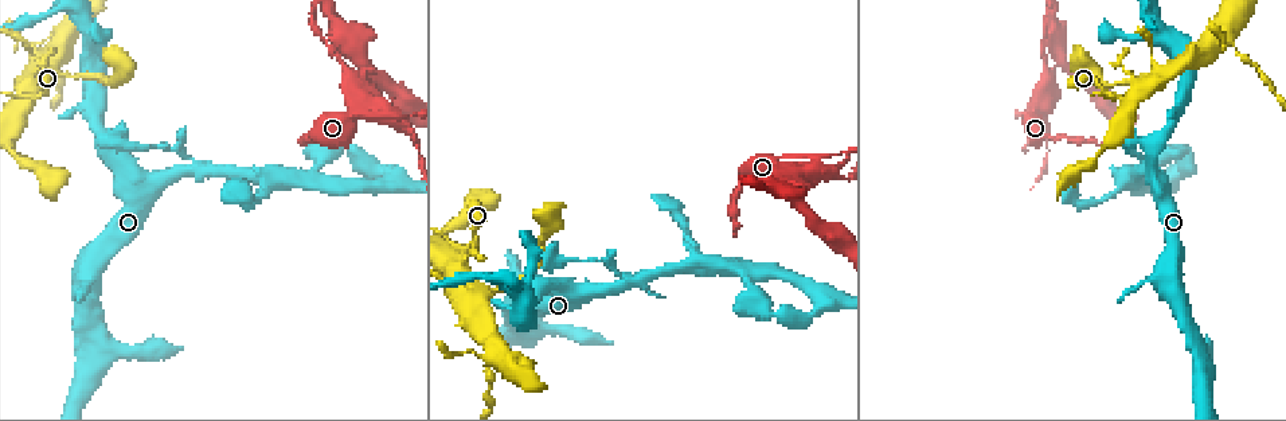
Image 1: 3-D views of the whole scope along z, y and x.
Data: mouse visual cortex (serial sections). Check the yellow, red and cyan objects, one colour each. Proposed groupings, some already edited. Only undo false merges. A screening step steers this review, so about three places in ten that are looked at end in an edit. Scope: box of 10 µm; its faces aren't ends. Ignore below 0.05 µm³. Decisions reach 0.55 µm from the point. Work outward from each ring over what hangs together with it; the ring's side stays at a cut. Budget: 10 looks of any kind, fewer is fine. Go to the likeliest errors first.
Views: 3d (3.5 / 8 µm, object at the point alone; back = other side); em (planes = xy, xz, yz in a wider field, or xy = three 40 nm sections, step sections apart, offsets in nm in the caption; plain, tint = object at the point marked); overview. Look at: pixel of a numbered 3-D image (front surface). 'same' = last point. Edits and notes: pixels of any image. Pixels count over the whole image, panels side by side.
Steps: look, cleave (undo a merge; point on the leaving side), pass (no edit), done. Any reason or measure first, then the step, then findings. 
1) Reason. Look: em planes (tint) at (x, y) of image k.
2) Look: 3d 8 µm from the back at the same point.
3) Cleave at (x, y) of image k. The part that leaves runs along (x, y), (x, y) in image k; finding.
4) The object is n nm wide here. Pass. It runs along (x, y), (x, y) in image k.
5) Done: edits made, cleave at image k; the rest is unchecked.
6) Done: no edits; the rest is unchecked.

Look: 3d 3.5 µm at (390, 116) of image 1.

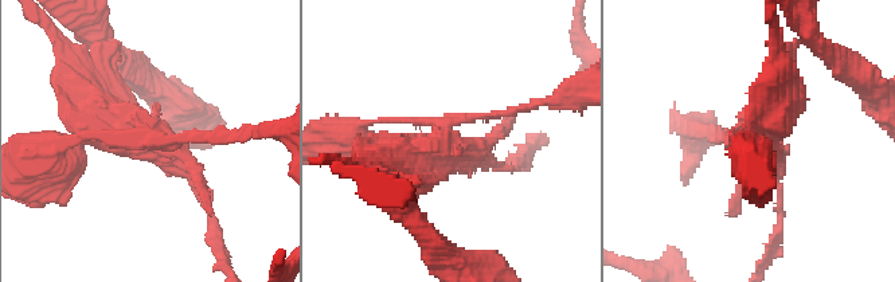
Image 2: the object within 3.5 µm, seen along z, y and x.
Now the EM. Look: em xy step 2 (tint) at (440, 154) of image 2.

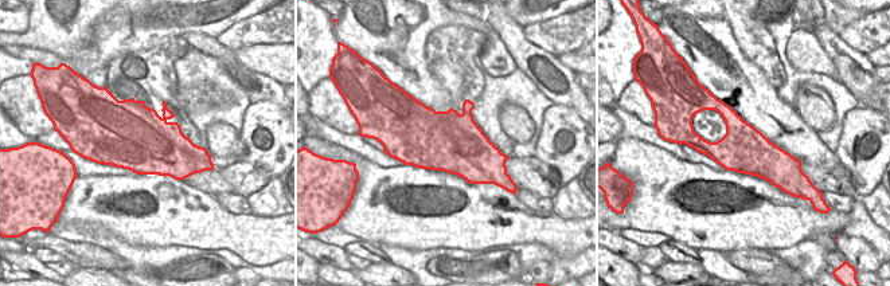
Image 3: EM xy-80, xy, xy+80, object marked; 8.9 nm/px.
Cleave at (413, 153) of image 2. The part that leaves runs along (375, 141), (379, 169), (347, 163) in image 2; a second cell is stuck on.

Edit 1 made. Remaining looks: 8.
Narrows sharply. Look: 3d 3.5 µm at (540, 286) of image 1.

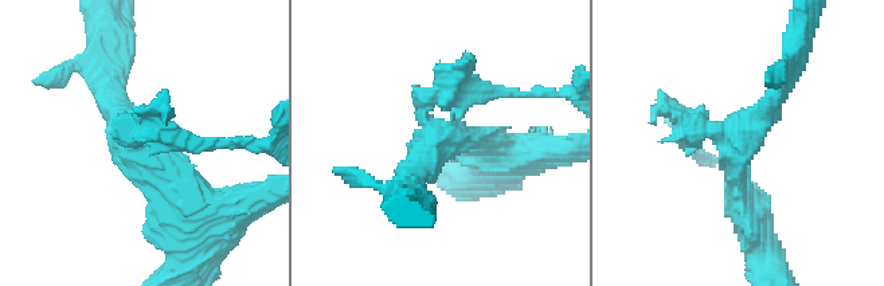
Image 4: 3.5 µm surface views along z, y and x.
Shape alone is not enough. Look: em xy step 2 (tint) at (740, 145) of image 4.

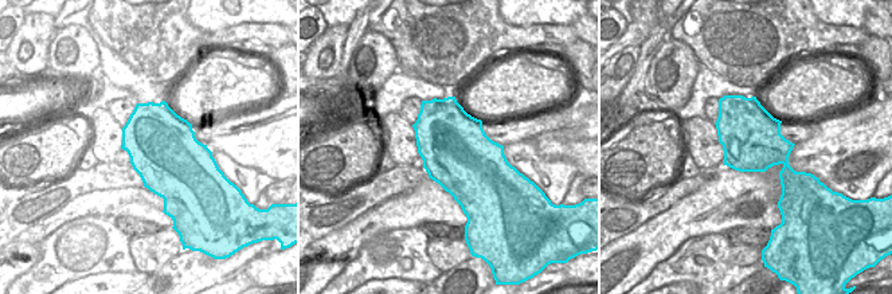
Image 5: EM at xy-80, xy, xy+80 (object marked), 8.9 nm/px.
Another direction. Look: em xy step 5 (tint) at the same point.

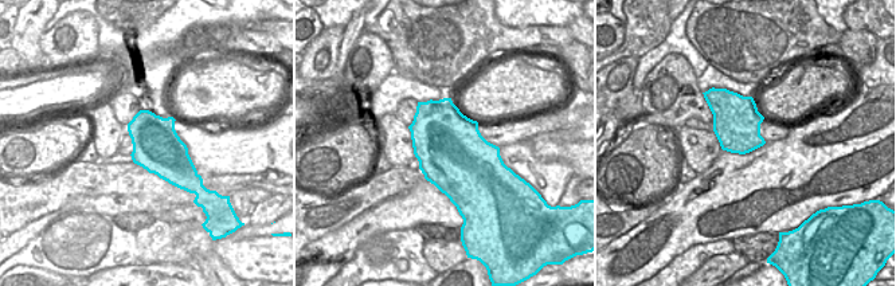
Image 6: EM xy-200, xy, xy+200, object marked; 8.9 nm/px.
Cleave at (448, 79) of image 4. The part that leaves runs along (425, 120), (433, 96), (532, 93) in image 4; two cells meet here.

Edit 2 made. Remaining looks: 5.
Small branch off a trunk. Look: 3d 8 µm at (1131, 99) of image 1.

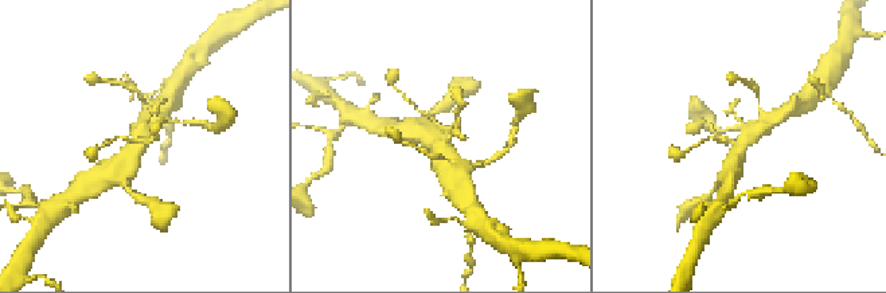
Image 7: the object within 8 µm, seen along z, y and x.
Look: em planes (tint) at the same point.

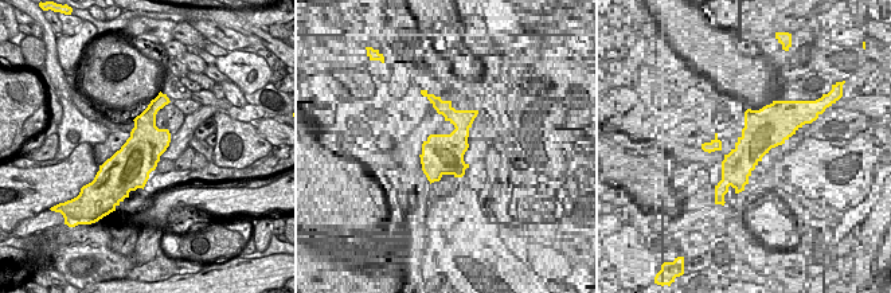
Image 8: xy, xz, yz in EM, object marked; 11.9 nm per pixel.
The object is 480 nm wide here. Pass. It runs along (456, 113), (441, 141), (451, 168) in image 7; all the same cell.

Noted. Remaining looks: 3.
Look: 3d 3.5 µm from the back at (492, 350) of image 1.

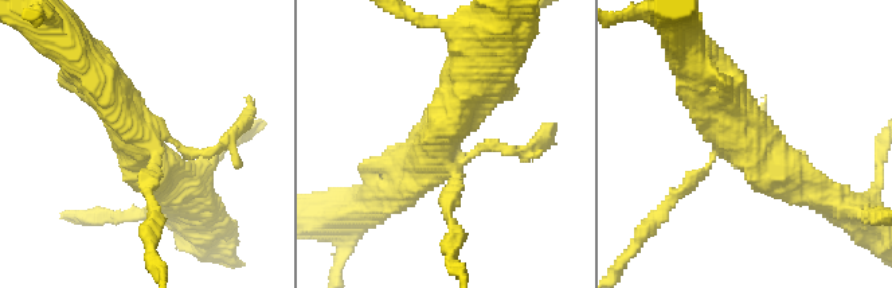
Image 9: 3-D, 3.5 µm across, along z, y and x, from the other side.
Look: em xy step 3 (tint) at (442, 148) of image 9.

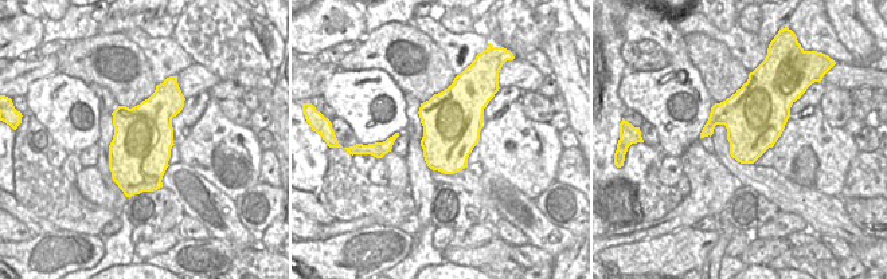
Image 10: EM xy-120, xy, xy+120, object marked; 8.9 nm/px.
Look: em xy step 1 (tint) at the same point.

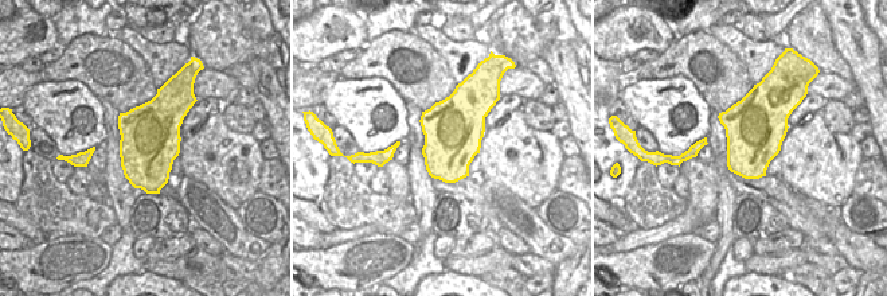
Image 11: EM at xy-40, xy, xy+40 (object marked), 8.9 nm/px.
Cleave at (680, 193) of image 9. The part that leaves runs along (711, 163), (672, 195), (632, 249) in image 9; a second cell is stuck on.

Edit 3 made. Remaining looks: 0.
Done: edits made, cleave at image 2, cleave at image 4, cleave at image 9; the rest is unchecked.

